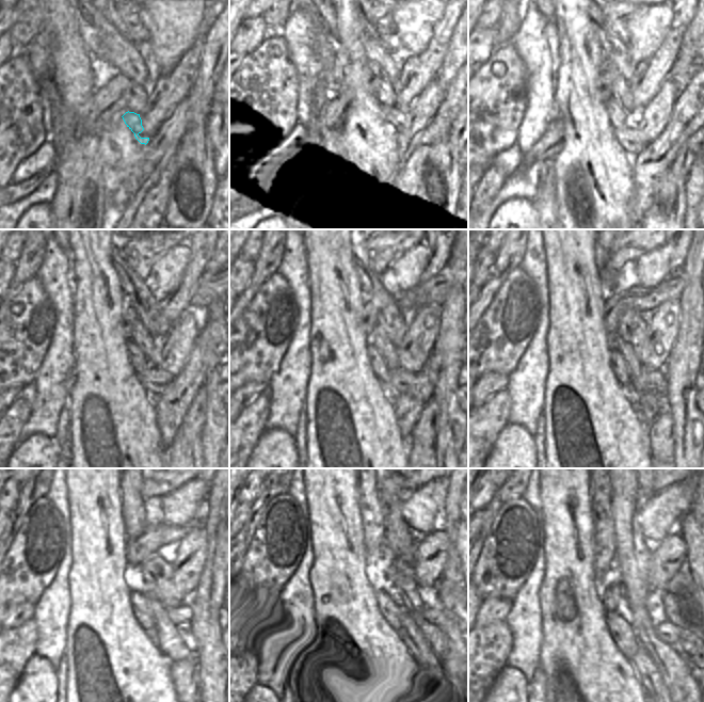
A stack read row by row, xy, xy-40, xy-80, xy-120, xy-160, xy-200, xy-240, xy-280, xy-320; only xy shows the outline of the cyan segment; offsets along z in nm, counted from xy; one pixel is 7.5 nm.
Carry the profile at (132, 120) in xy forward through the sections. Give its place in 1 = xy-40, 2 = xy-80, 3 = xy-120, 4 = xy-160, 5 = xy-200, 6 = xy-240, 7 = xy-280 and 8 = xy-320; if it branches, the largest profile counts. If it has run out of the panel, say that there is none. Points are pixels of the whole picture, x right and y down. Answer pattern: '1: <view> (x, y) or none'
1: xy-40 (384, 132)
2: xy-80 (634, 140)
3: xy-120 (155, 379)
4: xy-160 (401, 380)
5: xy-200 (654, 382)
6: xy-240 (180, 616)
7: xy-280 (432, 618)
8: xy-320 (670, 634)

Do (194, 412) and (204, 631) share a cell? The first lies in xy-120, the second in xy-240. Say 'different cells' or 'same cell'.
different cells

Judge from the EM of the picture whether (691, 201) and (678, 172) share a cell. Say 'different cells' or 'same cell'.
different cells

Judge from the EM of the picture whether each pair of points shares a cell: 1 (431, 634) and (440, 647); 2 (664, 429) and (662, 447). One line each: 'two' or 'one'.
1: one
2: one

